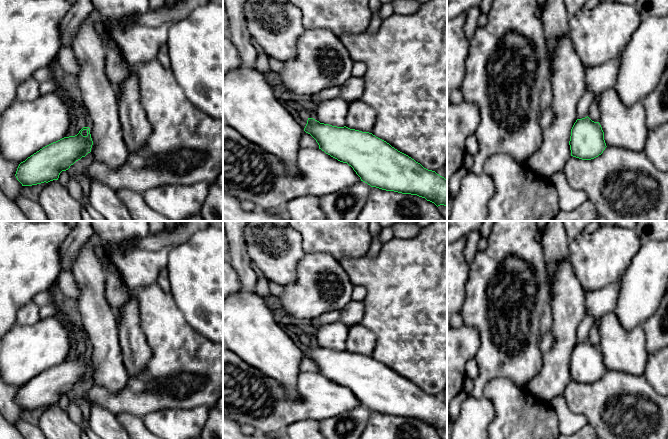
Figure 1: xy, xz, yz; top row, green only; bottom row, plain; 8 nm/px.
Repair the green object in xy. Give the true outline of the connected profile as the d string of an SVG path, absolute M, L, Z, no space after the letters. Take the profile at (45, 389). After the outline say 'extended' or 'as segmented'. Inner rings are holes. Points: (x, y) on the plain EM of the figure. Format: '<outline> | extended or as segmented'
M83 351L77 359L53 366L21 386L15 400L22 410L58 404L62 395L91 376L92 369L90 352Z | as segmented

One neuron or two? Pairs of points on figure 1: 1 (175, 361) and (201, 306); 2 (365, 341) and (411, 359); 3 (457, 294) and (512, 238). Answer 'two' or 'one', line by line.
1: two
2: two
3: two

